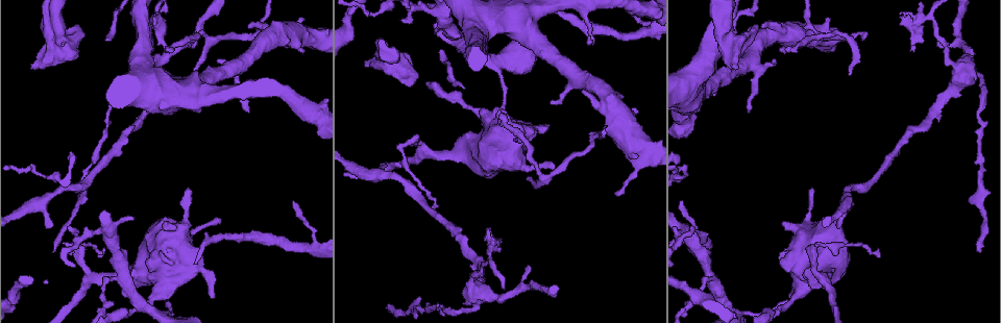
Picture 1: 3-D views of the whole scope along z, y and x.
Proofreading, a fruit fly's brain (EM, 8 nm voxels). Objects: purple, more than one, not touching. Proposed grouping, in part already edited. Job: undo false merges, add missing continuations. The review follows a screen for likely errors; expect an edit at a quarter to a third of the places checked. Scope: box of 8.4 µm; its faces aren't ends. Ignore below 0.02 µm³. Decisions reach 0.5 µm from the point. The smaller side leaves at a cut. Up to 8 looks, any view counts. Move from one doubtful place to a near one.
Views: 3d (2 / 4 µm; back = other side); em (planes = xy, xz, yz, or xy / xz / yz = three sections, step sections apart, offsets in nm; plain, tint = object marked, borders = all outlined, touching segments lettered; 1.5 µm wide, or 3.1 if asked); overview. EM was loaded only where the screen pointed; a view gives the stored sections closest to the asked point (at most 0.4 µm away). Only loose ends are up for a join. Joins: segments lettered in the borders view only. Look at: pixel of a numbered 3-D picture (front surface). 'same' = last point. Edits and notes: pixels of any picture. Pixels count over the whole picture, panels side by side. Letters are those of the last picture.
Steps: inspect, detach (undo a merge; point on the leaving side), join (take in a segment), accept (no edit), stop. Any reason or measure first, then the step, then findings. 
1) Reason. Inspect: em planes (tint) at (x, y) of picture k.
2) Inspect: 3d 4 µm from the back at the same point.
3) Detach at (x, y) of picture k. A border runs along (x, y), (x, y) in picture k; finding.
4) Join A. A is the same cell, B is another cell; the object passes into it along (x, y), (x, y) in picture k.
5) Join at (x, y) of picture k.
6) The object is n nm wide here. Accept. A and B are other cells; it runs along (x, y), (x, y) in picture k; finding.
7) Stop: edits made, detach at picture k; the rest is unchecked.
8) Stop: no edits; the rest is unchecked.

Tapers out. Inspect: 3d 4 µm at (910, 48) of picture 1.

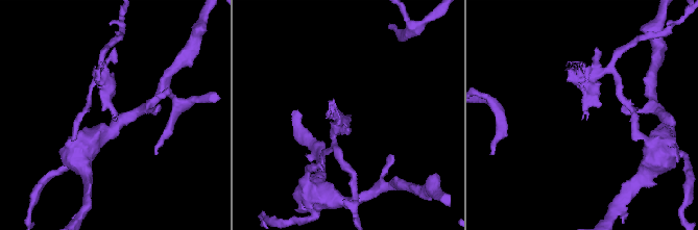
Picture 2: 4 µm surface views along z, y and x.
Inspect: em planes (borders) at (116, 117) of picture 2.

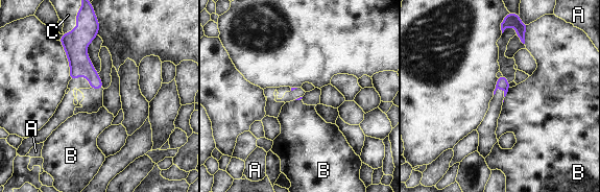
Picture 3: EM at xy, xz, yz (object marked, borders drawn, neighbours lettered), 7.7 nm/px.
The longest contact is with C, 140 nm. Accept. A, B and C are other cells; a border runs along (527, 27), (524, 33), (524, 43) in picture 3; no lettered segment goes on from it.

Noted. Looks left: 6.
Tapers out. Inspect: em planes (borders) at (849, 73) of picture 1.

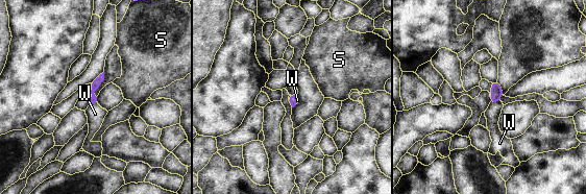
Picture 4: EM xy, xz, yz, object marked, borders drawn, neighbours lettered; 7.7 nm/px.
Join W. W is the same cell, S is another cell; the object passes into it along (496, 91), (495, 102), (492, 114) in picture 4; the neuron continues.

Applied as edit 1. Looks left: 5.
Redraw. Inspect: overview.

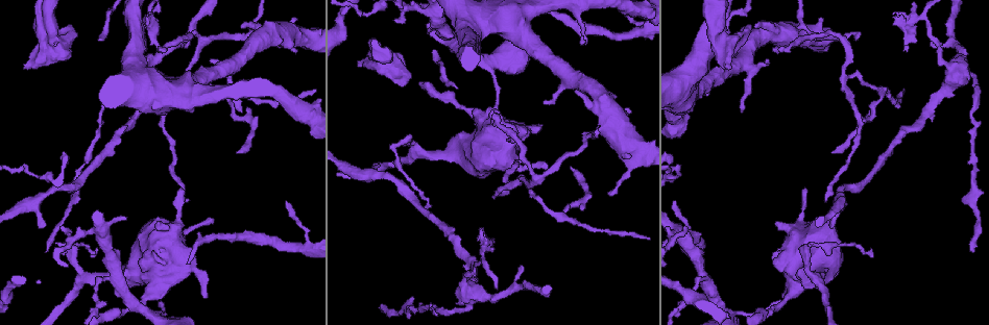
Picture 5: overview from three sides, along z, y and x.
Tapers out. Inspect: 3d 4 µm at (740, 111) of picture 5.

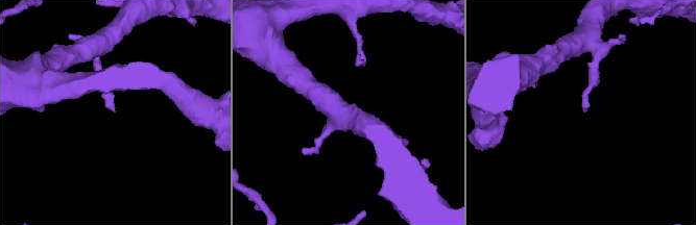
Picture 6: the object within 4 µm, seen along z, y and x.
Inspect: em yz step 4 (borders) at (584, 111) of picture 6.

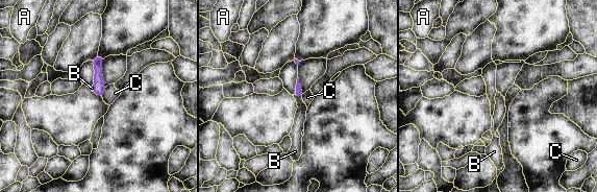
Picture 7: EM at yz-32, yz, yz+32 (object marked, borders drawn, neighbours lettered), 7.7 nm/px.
Join B. B is the same cell, A and C are other cells; the object passes into it along (298, 93), (298, 97), (300, 116) in picture 7; it goes on there.

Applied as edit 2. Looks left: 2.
Stop: edits made, join at picture 4, join at picture 7; the rest is unchecked.

